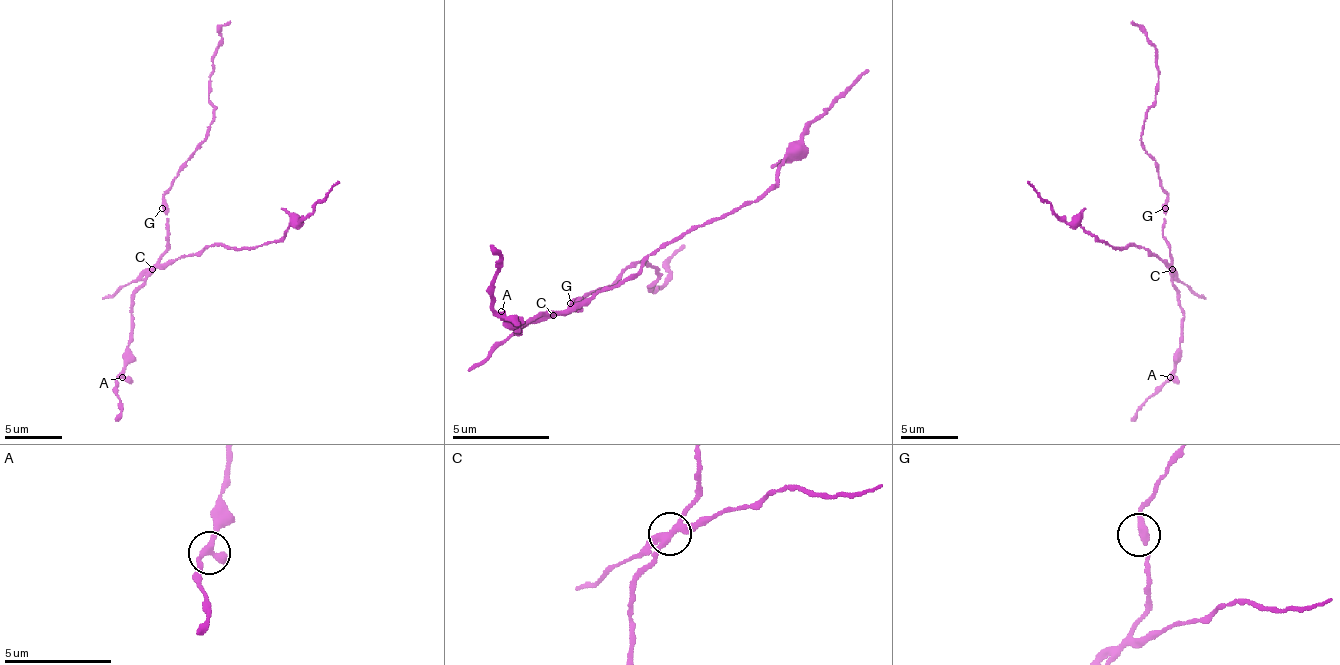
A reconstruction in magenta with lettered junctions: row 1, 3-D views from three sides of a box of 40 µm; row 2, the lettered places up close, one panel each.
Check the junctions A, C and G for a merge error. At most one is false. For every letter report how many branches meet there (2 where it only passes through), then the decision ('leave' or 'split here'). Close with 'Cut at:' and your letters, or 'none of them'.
A: branches 3; leave
C: branches 3; split here
G: branches 2; leave
Cut at: C

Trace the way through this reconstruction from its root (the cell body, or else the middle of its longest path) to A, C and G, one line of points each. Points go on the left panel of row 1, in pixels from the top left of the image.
A: (167, 248), (153, 274), (133, 296), (130, 362), (122, 377)
C: (167, 248), (153, 268)
G: (167, 248), (167, 213), (162, 208)

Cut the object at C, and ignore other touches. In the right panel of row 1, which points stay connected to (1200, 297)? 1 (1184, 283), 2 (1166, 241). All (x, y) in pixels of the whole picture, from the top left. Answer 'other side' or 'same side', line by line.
1: same side
2: other side

